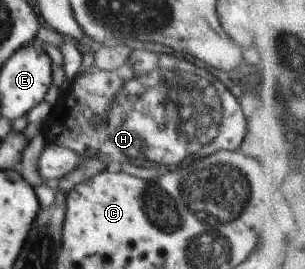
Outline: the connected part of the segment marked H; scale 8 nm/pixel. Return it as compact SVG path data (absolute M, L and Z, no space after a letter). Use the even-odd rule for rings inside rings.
M132 50L128 61L118 69L107 72L96 65L86 68L80 77L73 79L64 89L46 119L42 134L48 144L71 149L84 159L98 158L106 166L114 162L122 164L124 161L143 165L148 159L154 163L170 165L182 160L177 166L177 170L180 170L216 151L240 149L247 132L247 121L238 95L230 93L218 78L178 55L156 55L154 52L144 57L140 50ZM142 65L154 70L141 74ZM102 105L108 107L107 121L92 125L91 115L104 117L104 111L107 110L100 109Z

